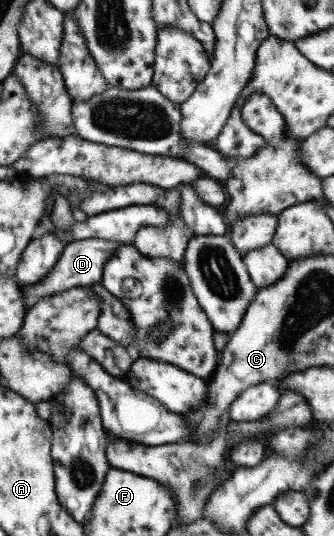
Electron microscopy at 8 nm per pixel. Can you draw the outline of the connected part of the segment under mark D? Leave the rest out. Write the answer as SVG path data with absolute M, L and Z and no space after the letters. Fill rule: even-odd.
M91 237L89 239L68 242L64 246L61 257L57 261L55 267L49 271L46 279L37 286L21 286L25 307L29 308L37 303L39 299L50 297L54 293L61 293L73 287L85 287L100 282L103 277L103 267L107 263L107 259L111 259L111 255L121 247L121 242L117 240L105 240L103 238Z

